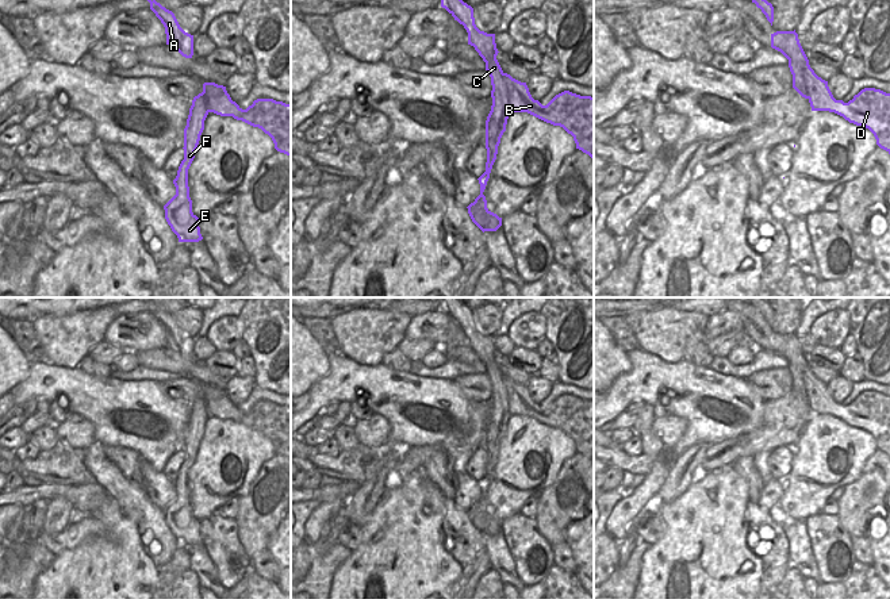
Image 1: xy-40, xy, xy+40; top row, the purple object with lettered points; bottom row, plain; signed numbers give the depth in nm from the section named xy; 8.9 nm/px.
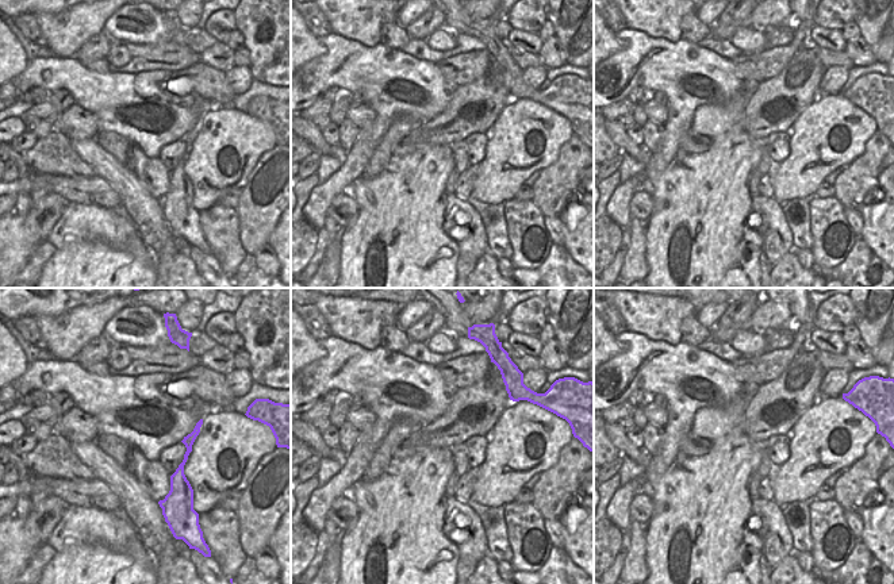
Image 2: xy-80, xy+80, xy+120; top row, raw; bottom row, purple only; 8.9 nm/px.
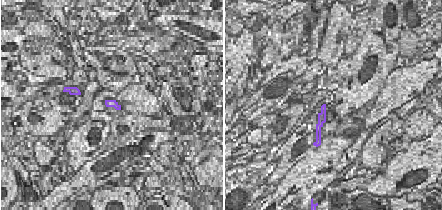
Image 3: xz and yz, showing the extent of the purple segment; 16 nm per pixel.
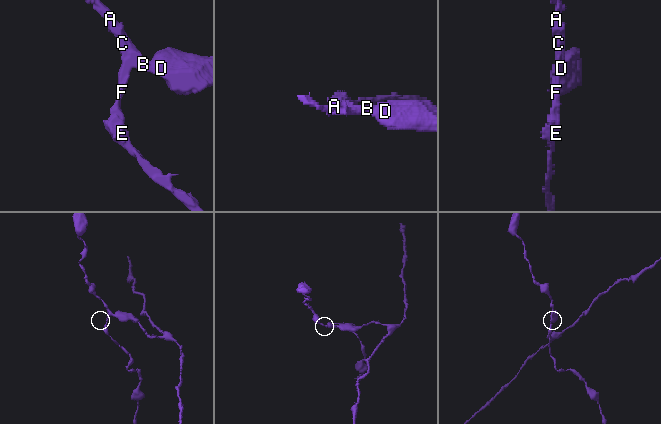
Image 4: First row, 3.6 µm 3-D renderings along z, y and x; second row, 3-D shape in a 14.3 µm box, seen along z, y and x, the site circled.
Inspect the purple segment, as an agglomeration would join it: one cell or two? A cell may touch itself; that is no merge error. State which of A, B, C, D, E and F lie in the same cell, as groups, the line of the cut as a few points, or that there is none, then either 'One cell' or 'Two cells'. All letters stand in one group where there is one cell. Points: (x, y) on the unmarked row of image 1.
Groups: A C E F / B D. Split along xy (503, 376), (507, 407), (511, 413). Two cells

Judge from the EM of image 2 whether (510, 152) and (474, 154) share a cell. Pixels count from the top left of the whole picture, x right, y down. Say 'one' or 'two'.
two

